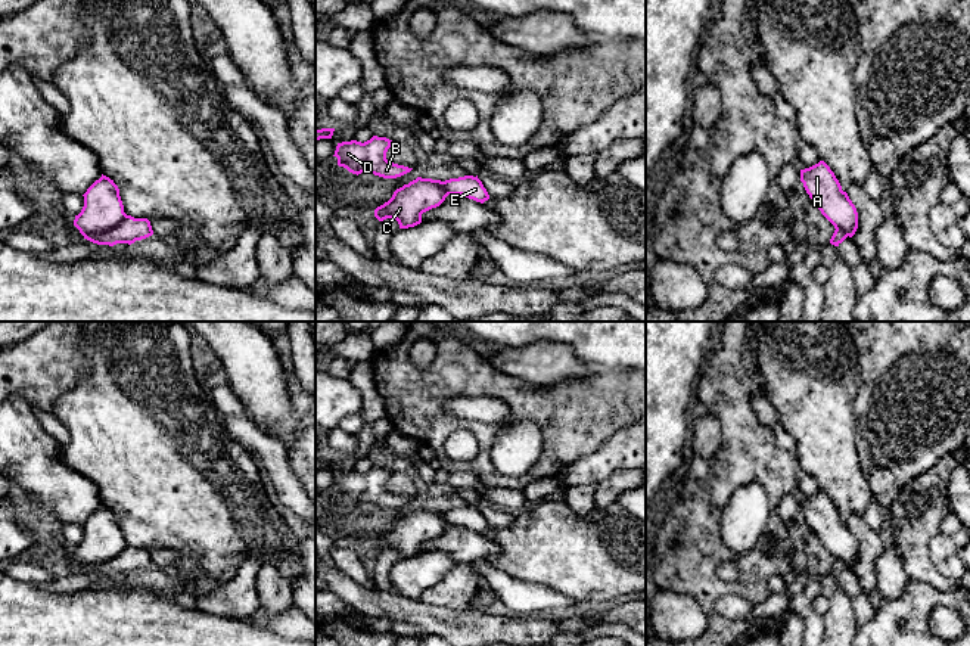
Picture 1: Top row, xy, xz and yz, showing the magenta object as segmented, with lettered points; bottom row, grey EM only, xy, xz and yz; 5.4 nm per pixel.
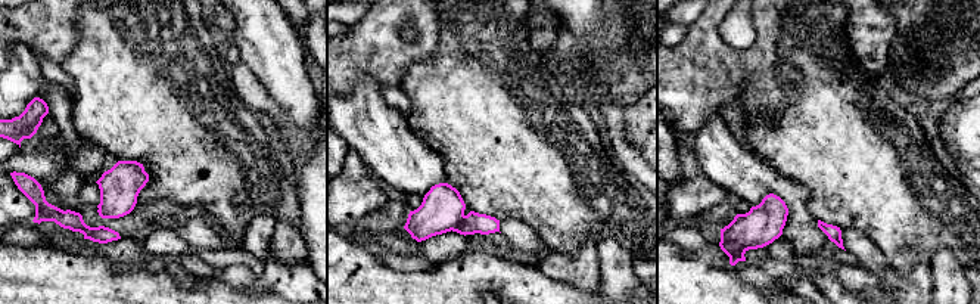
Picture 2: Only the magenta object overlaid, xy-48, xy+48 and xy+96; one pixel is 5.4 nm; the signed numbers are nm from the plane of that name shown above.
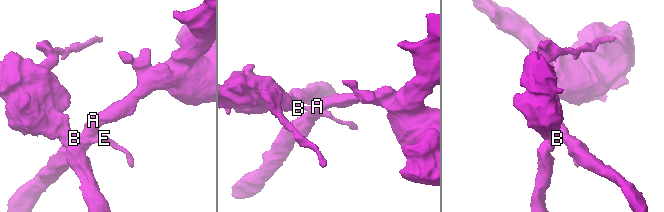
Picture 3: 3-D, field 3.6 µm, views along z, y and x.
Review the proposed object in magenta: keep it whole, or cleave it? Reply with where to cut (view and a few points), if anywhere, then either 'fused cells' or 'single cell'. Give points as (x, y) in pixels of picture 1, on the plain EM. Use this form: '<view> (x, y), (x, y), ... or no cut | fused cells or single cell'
xy (126, 544), (108, 561), (89, 564), (84, 568) | fused cells

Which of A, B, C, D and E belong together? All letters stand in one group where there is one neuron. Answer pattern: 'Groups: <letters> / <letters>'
Groups: A C / B D E

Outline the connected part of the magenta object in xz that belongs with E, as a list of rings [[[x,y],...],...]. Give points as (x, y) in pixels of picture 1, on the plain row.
[[[478,506],[450,509],[441,512],[441,515],[448,522],[448,525],[461,525],[481,534],[489,529],[489,525]]]

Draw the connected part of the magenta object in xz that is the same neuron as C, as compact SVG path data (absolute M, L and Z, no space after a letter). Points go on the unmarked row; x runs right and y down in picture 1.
M422 509L397 519L392 528L374 540L379 552L394 549L399 559L414 558L422 553L422 544L439 537L448 522L442 518L441 510Z

